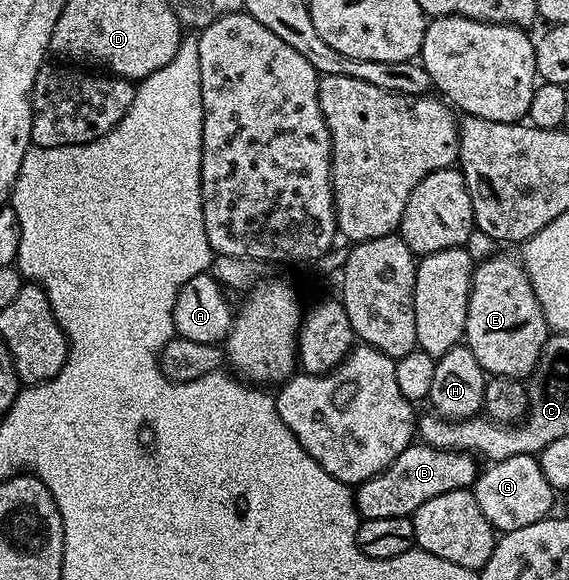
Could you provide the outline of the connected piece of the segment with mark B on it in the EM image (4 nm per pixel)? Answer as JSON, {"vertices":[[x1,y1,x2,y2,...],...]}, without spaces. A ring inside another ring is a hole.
{"vertices":[[412,444,389,464,377,476,360,482,354,491,355,508,360,519,372,518,382,520,384,516,401,516,414,514,425,500,433,500,433,496,445,496,445,492,465,490,474,487,476,478,481,473,481,466,476,455,466,450,438,450,432,446]]}

